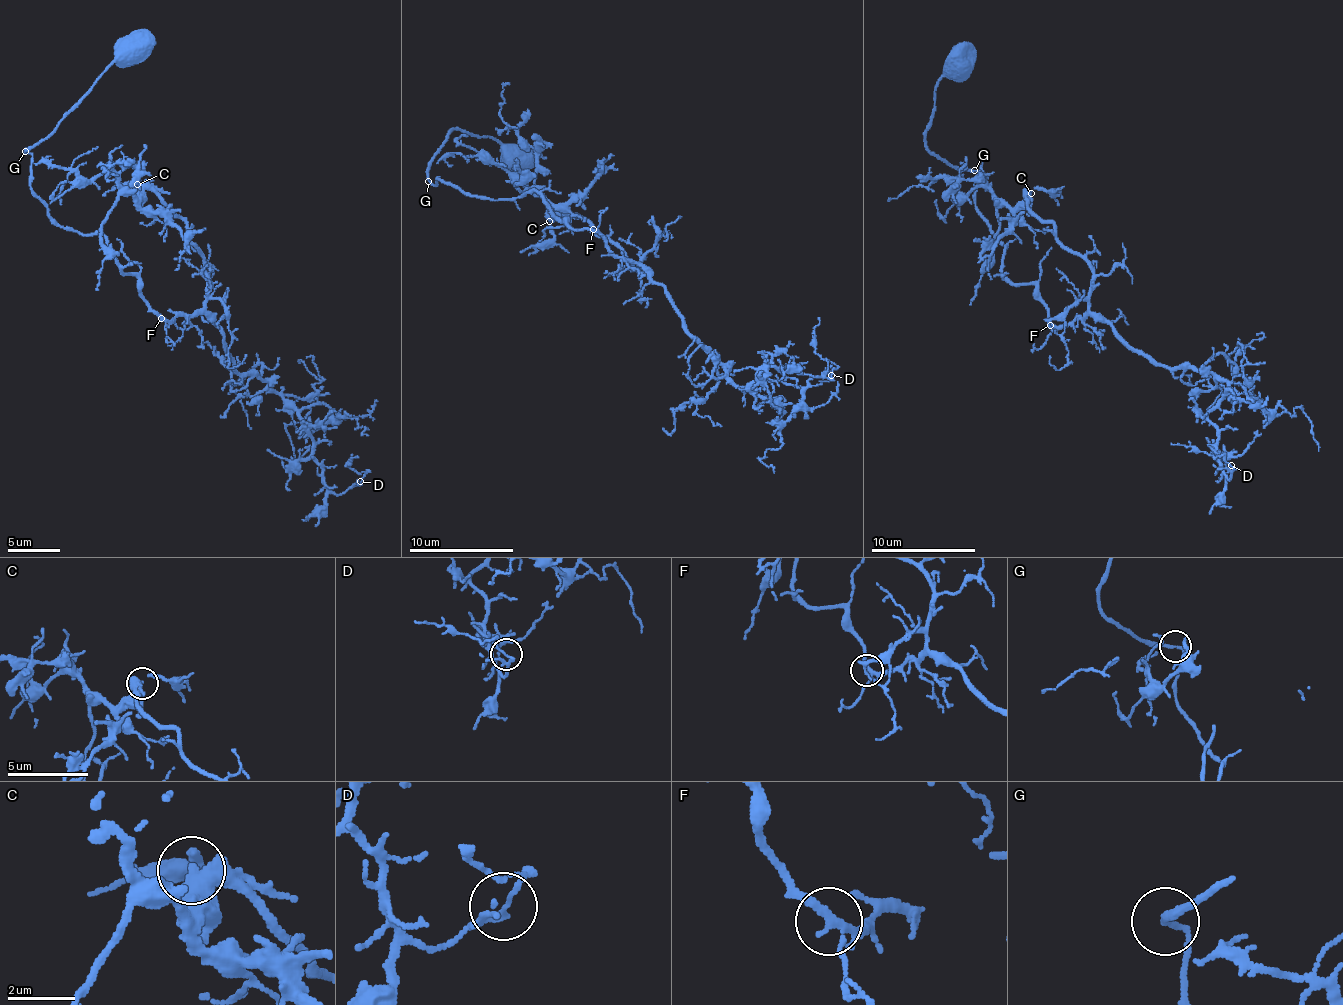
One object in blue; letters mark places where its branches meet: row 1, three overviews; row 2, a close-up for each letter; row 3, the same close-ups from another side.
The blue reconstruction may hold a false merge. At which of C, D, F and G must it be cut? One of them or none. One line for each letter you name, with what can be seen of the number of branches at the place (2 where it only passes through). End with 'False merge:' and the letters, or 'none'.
False merge: none

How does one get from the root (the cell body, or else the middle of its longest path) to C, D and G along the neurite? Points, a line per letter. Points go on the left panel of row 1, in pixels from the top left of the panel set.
C: (163, 316), (194, 315), (203, 305), (206, 263), (180, 216), (137, 184)
D: (163, 316), (205, 313), (238, 372), (258, 374), (307, 425), (330, 491), (343, 494), (359, 481)
G: (163, 316), (151, 308), (134, 276), (125, 275), (104, 237), (57, 224), (31, 188), (26, 152)

